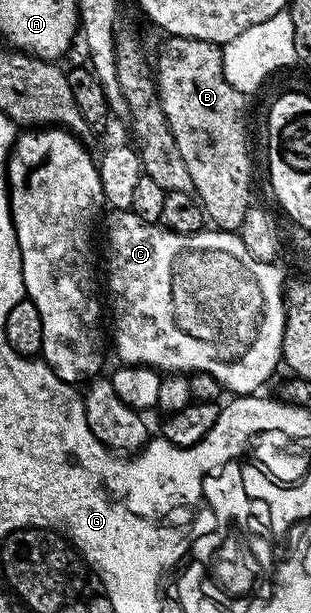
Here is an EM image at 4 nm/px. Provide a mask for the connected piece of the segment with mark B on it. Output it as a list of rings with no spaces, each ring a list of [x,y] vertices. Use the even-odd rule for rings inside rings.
[[[173,36],[165,40],[167,42],[162,46],[158,64],[156,60],[156,85],[162,111],[176,140],[176,148],[180,156],[184,156],[184,164],[188,164],[188,176],[192,176],[194,194],[202,203],[207,219],[219,230],[236,232],[244,224],[244,216],[248,216],[248,208],[252,205],[250,173],[254,166],[250,163],[250,134],[246,131],[247,95],[228,84],[219,43]]]

